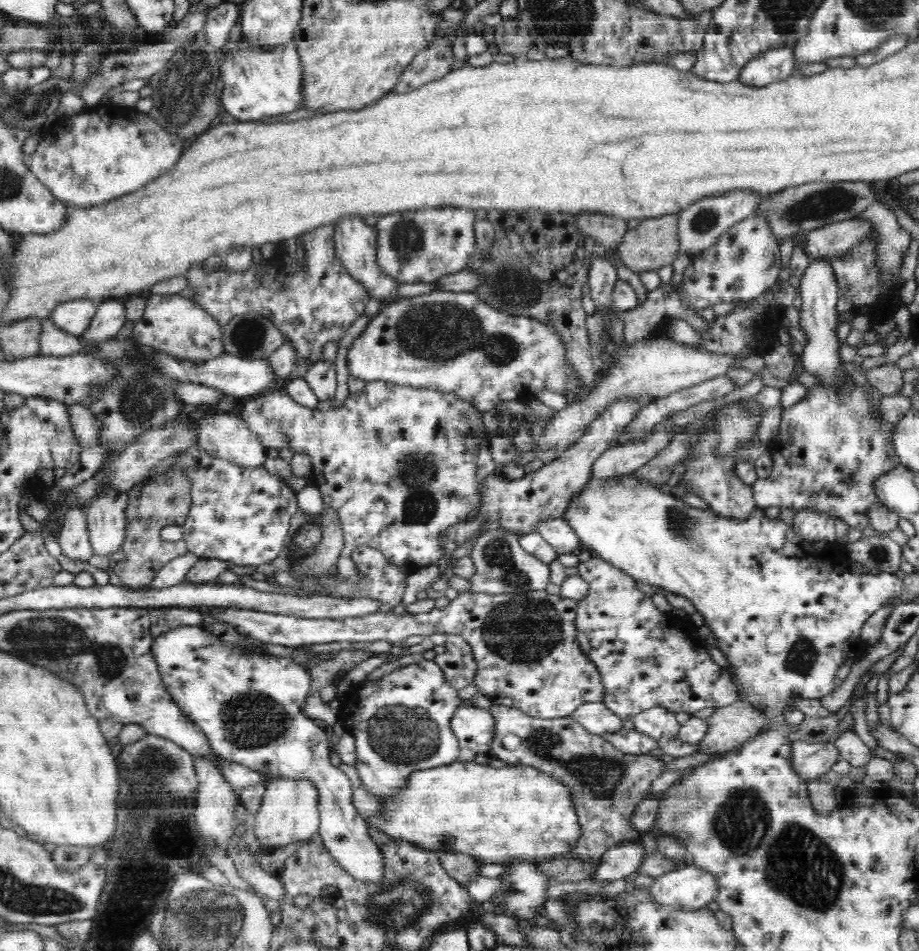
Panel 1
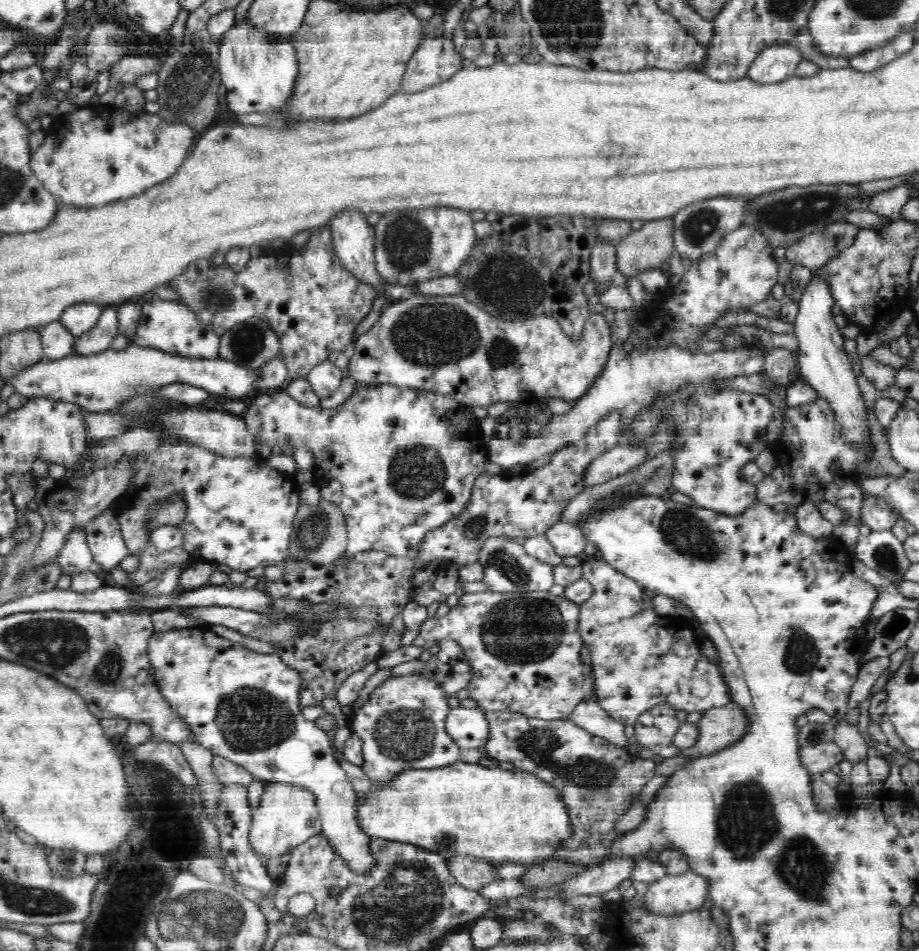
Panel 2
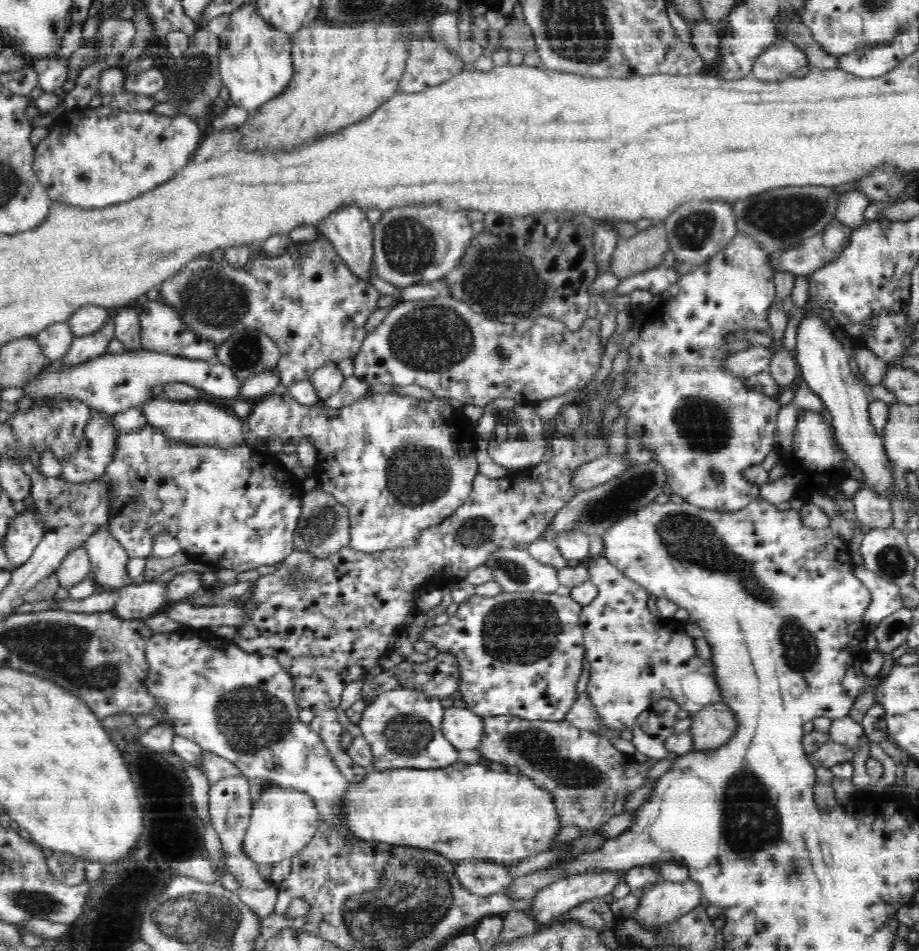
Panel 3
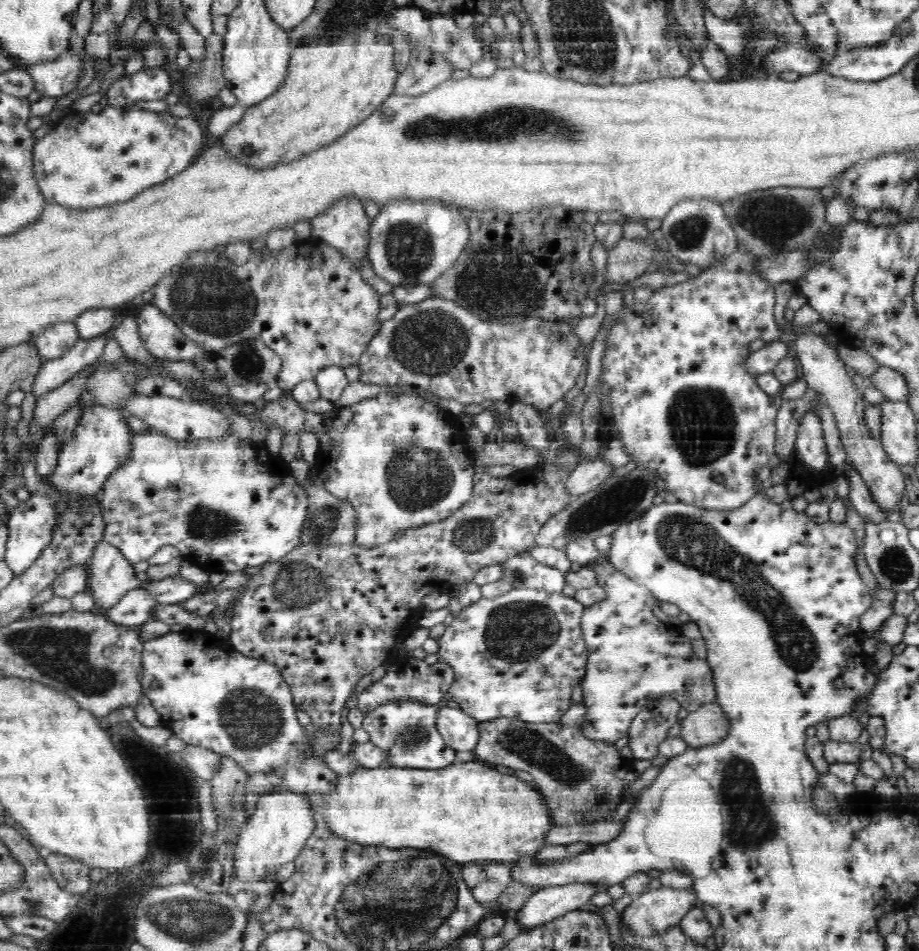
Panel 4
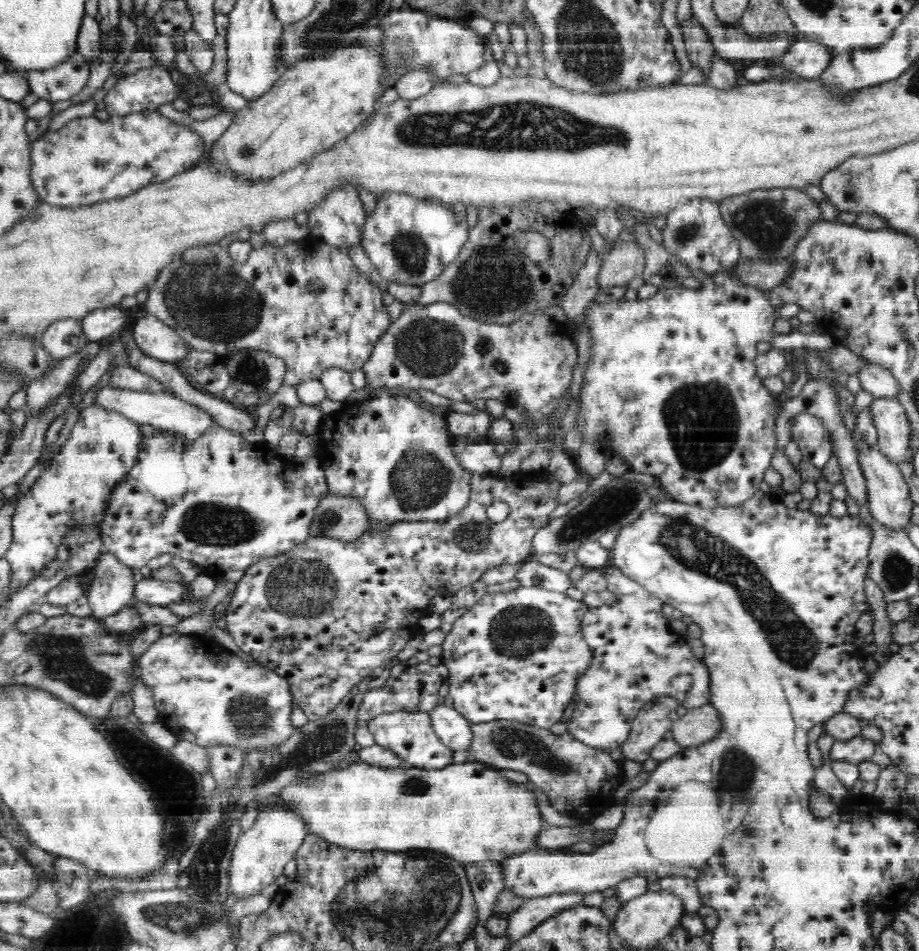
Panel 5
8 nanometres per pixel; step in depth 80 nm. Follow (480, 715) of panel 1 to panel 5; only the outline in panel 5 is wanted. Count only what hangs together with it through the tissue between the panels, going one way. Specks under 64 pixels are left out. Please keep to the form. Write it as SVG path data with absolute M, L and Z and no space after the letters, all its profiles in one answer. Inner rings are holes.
M440 704L430 711L431 727L442 743L453 751L470 748L474 733L471 722L452 706Z

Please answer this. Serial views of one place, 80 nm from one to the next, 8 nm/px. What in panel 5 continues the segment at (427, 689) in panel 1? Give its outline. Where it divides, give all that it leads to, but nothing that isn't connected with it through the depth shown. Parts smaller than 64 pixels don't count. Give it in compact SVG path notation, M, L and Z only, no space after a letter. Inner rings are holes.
M418 709L382 713L367 720L367 728L373 734L375 743L391 750L406 766L420 769L442 769L453 764L454 751L438 738L431 727L430 713Z

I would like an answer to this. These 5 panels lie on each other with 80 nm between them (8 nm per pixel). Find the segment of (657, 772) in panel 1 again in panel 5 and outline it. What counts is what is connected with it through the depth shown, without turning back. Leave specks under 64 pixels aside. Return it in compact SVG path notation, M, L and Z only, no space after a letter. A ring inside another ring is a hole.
M515 720L471 723L470 728L474 738L467 751L469 760L472 758L498 771L524 773L544 792L558 813L590 824L593 818L617 804L617 790L625 781L621 762L614 761L609 752L578 742L567 730L556 735L550 729Z

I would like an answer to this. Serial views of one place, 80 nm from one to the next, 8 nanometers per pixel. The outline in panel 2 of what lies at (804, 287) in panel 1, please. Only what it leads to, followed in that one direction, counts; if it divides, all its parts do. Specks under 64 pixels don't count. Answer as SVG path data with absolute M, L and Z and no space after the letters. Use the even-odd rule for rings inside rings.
M812 276L802 292L802 299L798 305L798 315L794 323L794 334L800 342L797 358L797 363L800 364L798 371L804 380L808 380L808 385L814 388L817 395L826 399L827 406L830 406L831 412L834 413L836 424L839 424L843 442L850 440L862 446L864 438L870 436L868 422L866 422L866 404L862 400L862 394L856 383L857 369L844 352L841 330L834 322L832 308L835 301L832 300L826 283Z

